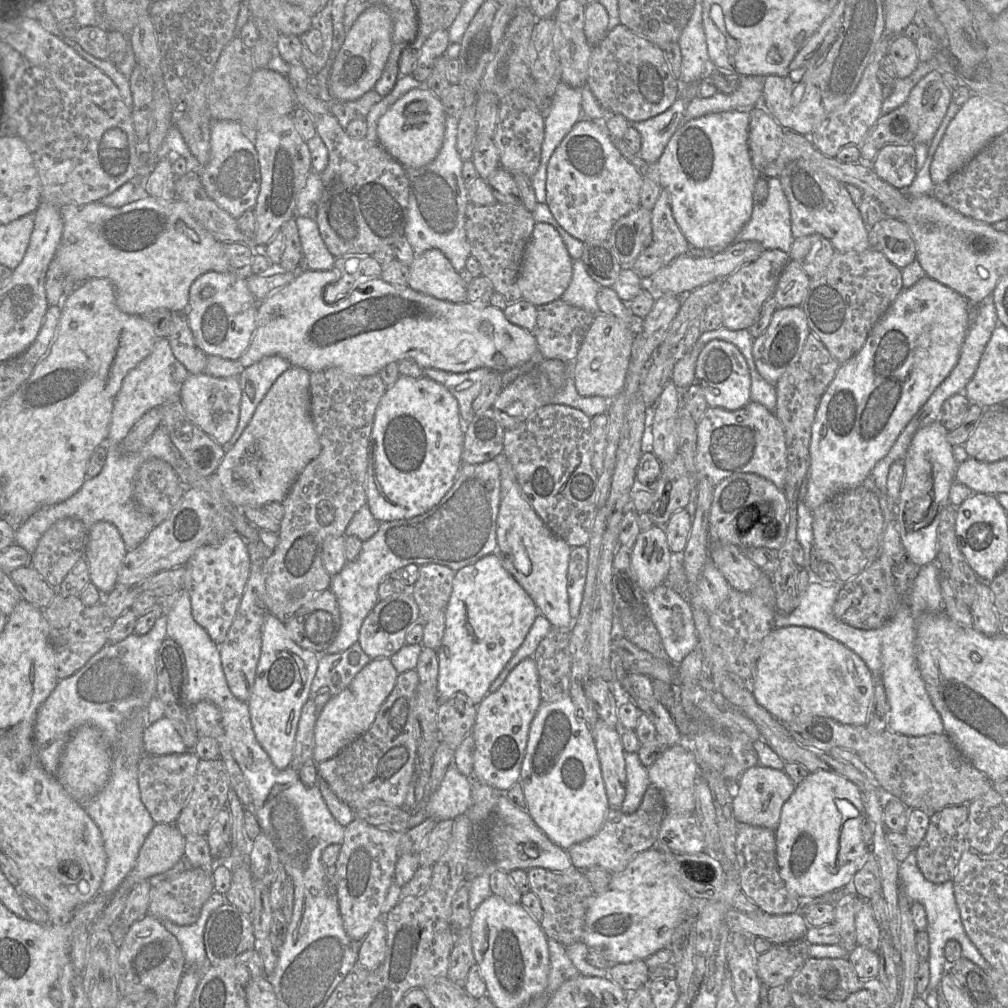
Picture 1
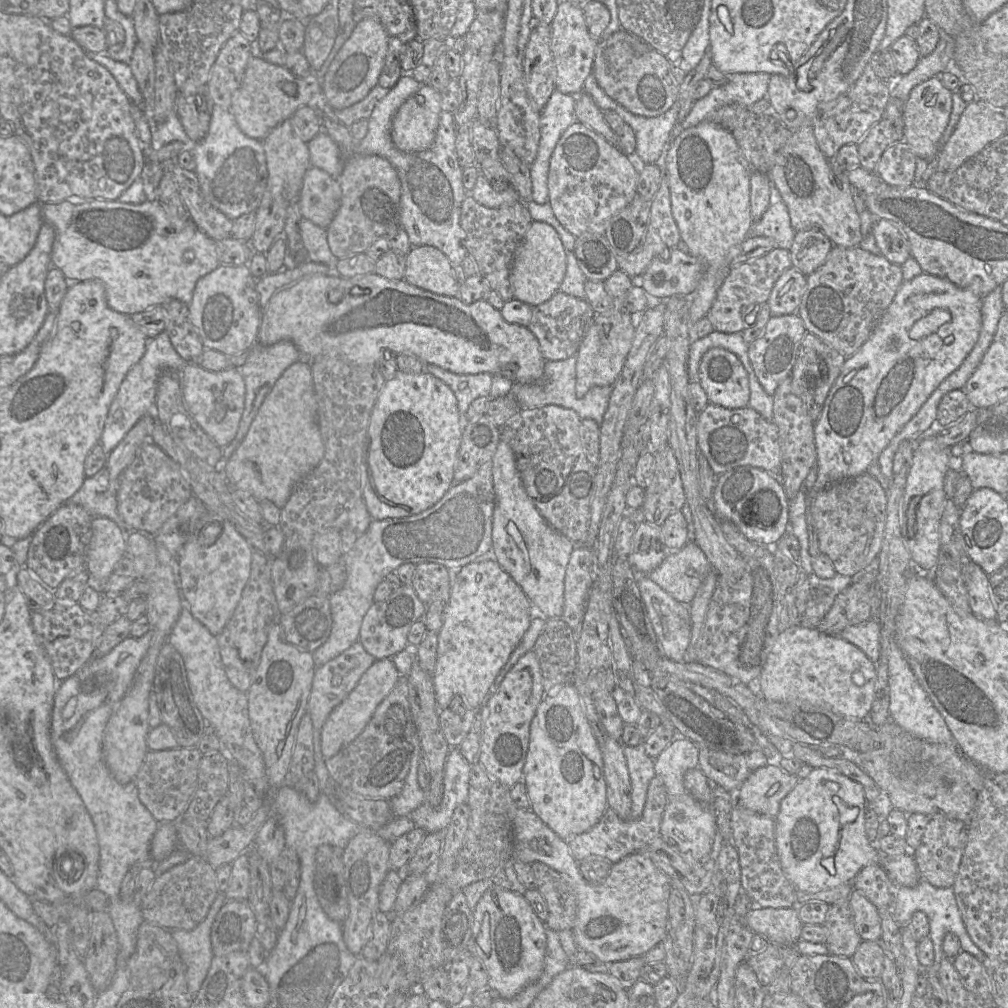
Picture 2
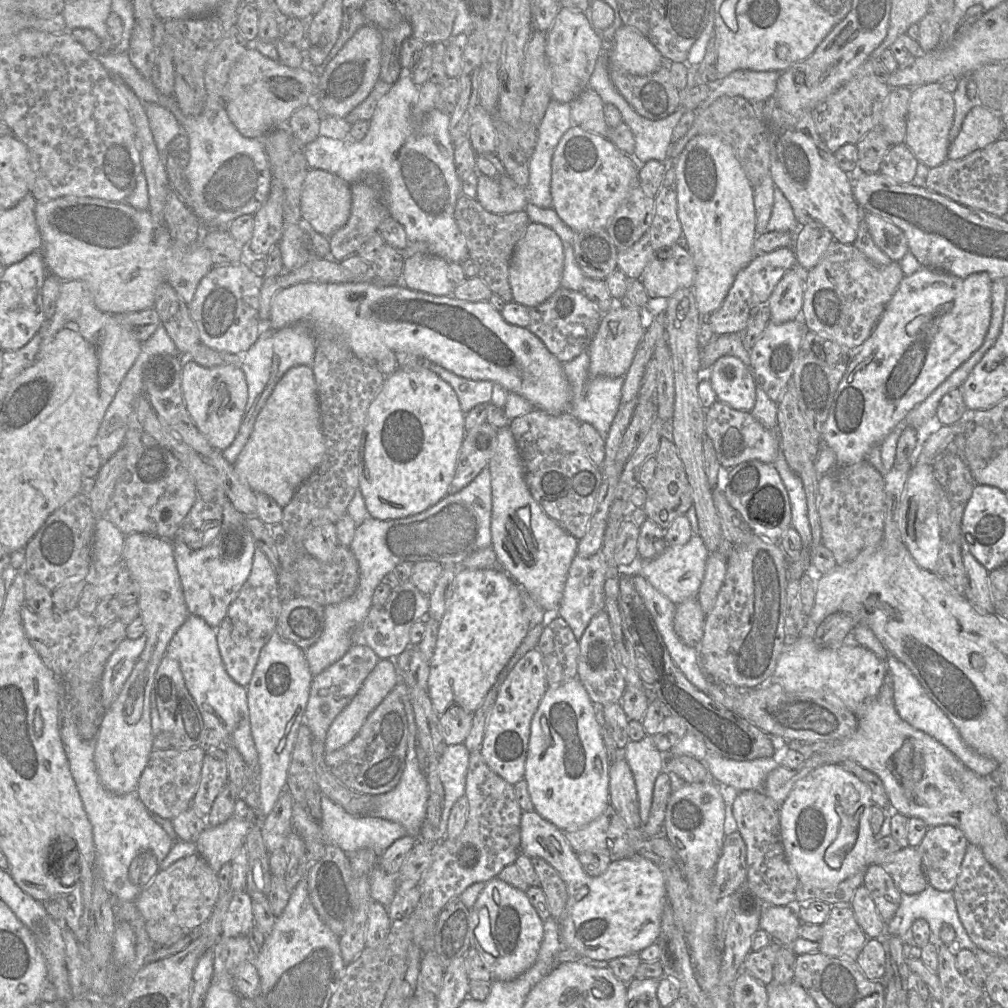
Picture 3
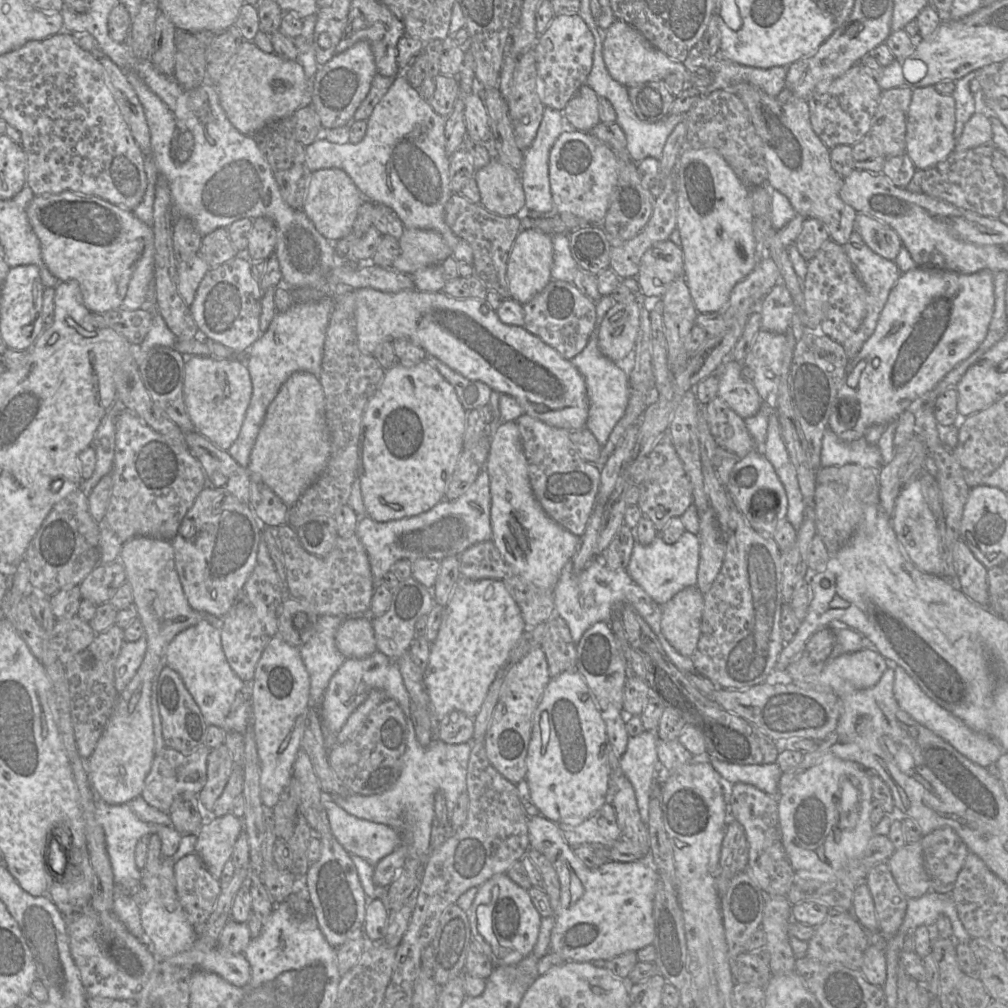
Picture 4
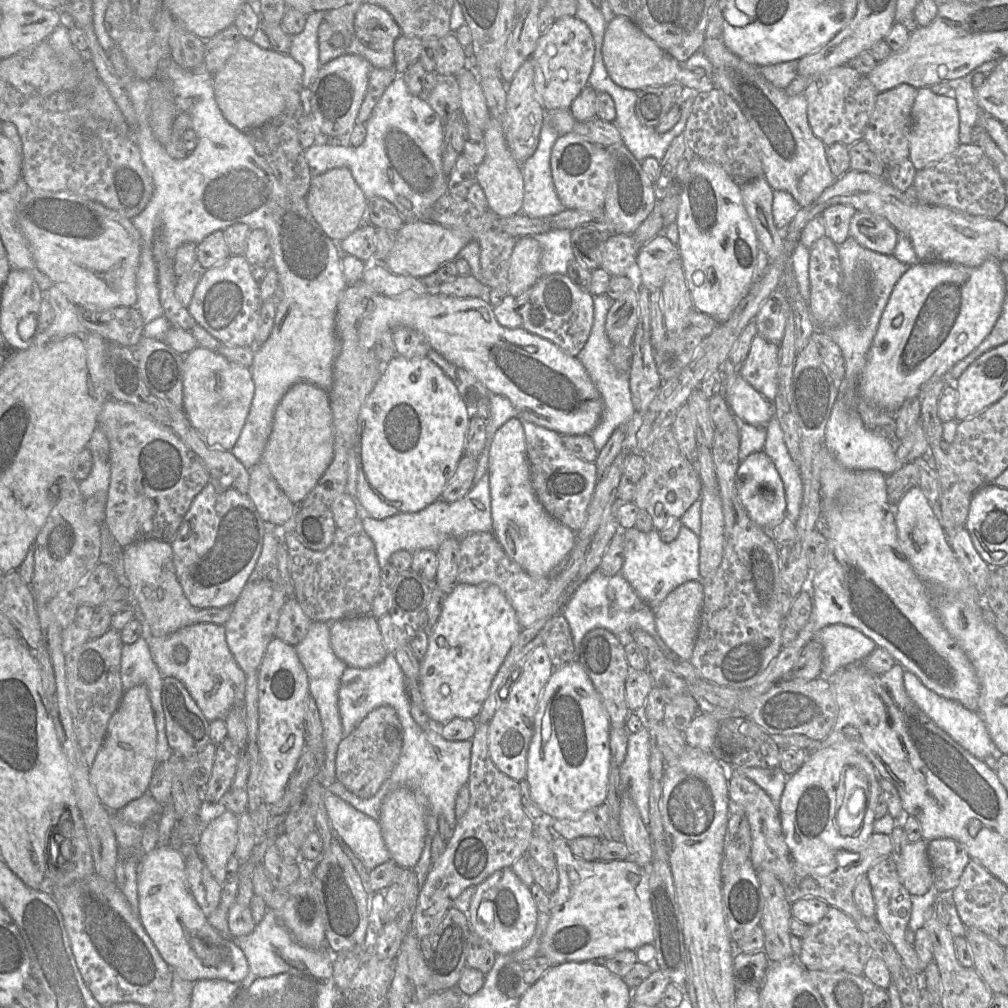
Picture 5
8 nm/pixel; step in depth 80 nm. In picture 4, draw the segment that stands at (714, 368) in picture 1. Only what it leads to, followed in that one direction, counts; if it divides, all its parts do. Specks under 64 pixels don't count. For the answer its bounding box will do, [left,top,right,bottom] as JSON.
[718,358,763,419]

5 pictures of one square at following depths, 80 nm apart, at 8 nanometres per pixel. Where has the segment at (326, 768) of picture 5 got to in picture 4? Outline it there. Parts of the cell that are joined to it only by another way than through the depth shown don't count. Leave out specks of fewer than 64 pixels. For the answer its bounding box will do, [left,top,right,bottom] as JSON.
[300,615,346,711]

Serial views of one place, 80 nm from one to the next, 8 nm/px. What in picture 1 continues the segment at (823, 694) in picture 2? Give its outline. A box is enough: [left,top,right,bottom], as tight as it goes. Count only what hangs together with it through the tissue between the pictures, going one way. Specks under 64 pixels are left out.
[752,628,873,726]

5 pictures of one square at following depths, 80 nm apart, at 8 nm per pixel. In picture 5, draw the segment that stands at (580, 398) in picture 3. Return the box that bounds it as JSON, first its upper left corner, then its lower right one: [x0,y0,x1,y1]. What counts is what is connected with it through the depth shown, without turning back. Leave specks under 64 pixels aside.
[577,294,638,452]

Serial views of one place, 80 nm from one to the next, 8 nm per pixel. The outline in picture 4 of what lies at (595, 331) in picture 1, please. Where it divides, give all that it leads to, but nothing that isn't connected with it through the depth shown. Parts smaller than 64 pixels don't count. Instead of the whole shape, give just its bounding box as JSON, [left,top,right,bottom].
[598,302,641,361]

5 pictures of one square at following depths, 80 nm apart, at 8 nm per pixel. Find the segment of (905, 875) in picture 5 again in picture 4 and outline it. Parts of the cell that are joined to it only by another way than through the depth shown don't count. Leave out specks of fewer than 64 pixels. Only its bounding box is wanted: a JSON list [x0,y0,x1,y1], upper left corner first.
[887,842,931,899]

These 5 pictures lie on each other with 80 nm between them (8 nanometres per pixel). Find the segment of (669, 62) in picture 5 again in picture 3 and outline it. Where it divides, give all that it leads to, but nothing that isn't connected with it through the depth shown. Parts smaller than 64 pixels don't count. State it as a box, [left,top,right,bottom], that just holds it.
[609,25,666,75]

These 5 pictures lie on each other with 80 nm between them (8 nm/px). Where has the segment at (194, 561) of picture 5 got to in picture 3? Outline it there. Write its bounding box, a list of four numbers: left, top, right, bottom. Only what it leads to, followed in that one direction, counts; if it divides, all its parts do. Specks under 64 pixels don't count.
[172,498,256,629]

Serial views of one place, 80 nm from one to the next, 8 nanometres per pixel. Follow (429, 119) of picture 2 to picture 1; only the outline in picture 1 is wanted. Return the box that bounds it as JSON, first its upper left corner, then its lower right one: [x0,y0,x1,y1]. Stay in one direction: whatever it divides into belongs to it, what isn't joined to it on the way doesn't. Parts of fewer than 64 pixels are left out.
[378,86,446,168]

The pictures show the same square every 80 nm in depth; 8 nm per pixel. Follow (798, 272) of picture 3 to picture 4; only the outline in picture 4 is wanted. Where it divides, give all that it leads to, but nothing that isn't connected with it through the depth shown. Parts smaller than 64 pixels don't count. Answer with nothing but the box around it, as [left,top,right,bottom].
[758,282,795,333]

